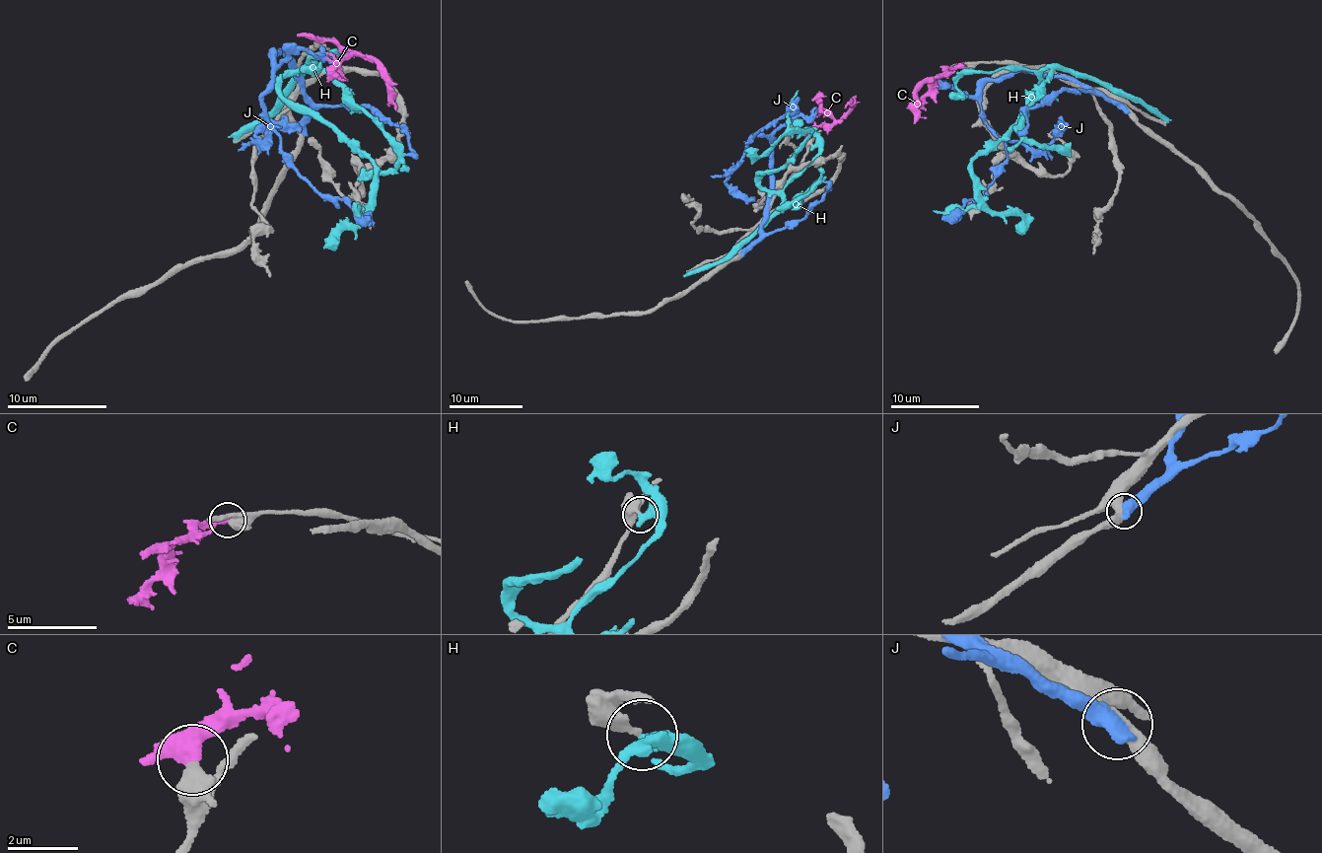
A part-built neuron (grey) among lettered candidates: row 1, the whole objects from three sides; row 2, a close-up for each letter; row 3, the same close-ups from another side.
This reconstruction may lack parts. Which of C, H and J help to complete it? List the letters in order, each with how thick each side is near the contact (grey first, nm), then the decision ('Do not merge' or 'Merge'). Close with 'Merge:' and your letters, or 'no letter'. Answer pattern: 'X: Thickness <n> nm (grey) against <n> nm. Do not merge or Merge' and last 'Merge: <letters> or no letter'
C: Thickness 460 nm (grey) against 420 nm. Do not merge
H: Thickness 360 nm (grey) against 440 nm. Do not merge
J: Thickness 400 nm (grey) against 600 nm. Do not merge
Merge: no letter

